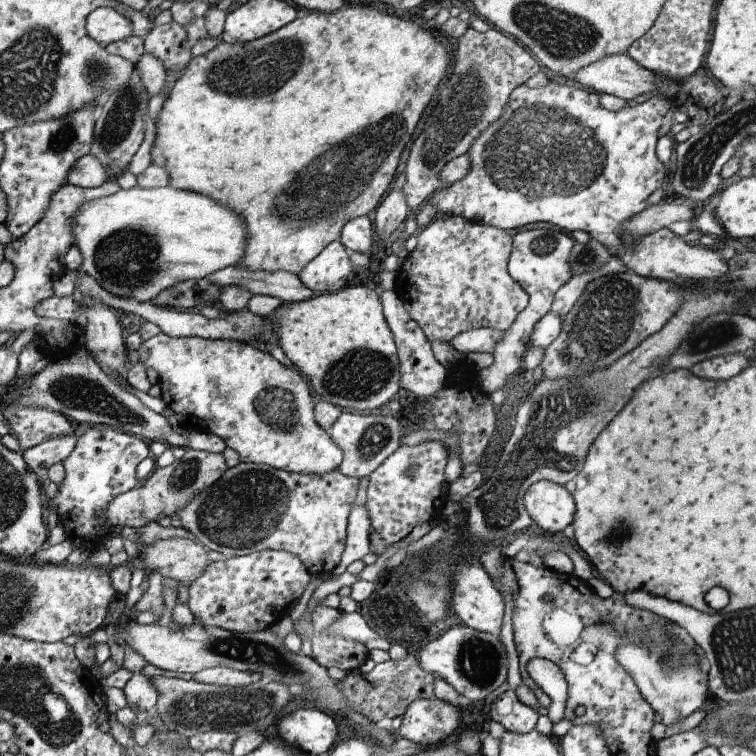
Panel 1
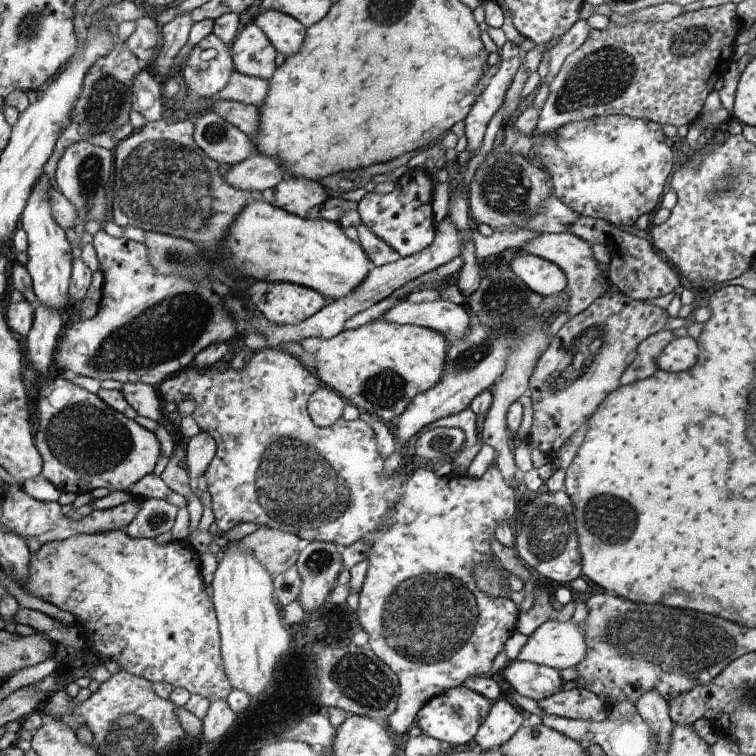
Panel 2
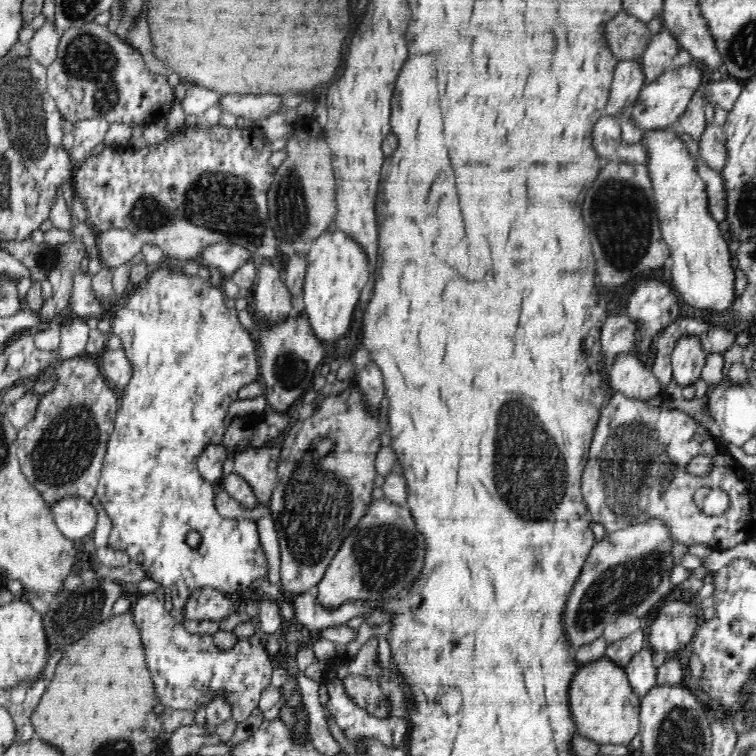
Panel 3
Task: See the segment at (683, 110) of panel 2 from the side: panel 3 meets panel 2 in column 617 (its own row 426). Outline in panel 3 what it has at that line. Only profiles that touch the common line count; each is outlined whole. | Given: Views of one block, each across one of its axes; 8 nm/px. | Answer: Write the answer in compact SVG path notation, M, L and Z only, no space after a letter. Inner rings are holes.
M83 354L56 362L52 369L56 387L40 395L35 416L17 432L20 468L50 506L68 495L86 497L92 502L107 442L115 427L118 398L93 356Z

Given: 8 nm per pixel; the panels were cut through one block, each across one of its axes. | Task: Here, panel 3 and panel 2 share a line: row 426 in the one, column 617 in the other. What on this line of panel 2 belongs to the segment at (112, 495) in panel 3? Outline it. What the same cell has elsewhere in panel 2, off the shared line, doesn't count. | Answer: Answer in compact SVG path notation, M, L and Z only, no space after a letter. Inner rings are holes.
M626 115L576 120L549 133L534 130L528 138L503 124L501 143L540 167L550 180L553 195L580 216L606 219L631 229L640 214L650 214L674 170L672 148L664 142L662 126L653 120Z

